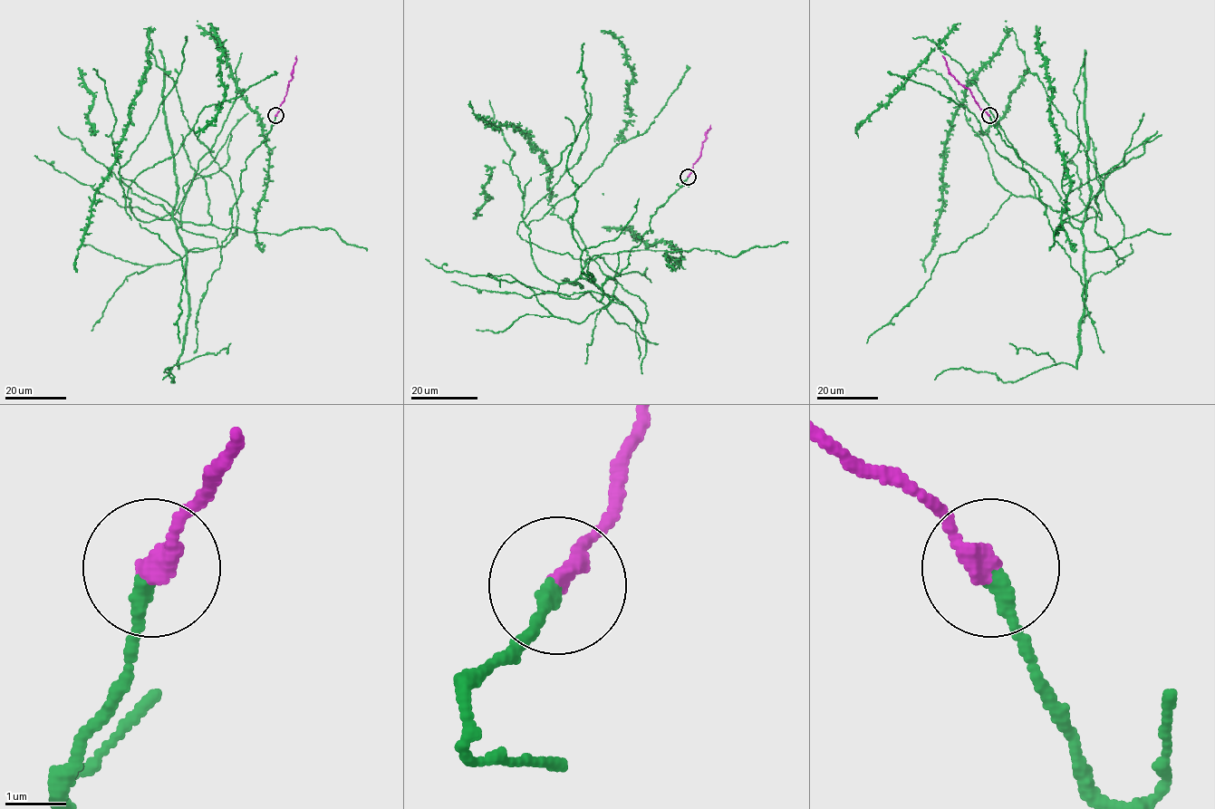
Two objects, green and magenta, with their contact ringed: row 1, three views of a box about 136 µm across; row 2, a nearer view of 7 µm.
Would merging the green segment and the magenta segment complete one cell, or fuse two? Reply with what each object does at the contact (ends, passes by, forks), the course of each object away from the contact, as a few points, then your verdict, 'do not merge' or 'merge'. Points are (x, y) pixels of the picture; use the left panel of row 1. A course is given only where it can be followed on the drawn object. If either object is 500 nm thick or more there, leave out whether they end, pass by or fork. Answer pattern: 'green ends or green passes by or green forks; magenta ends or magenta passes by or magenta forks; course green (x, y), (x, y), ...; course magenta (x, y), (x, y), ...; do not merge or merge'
green ends; magenta ends; course green (275, 115), (245, 160), (231, 230), (183, 222), (186, 248), (224, 246), (236, 200), (149, 31), (77, 272); course magenta (275, 115), (292, 79), (296, 55); merge

